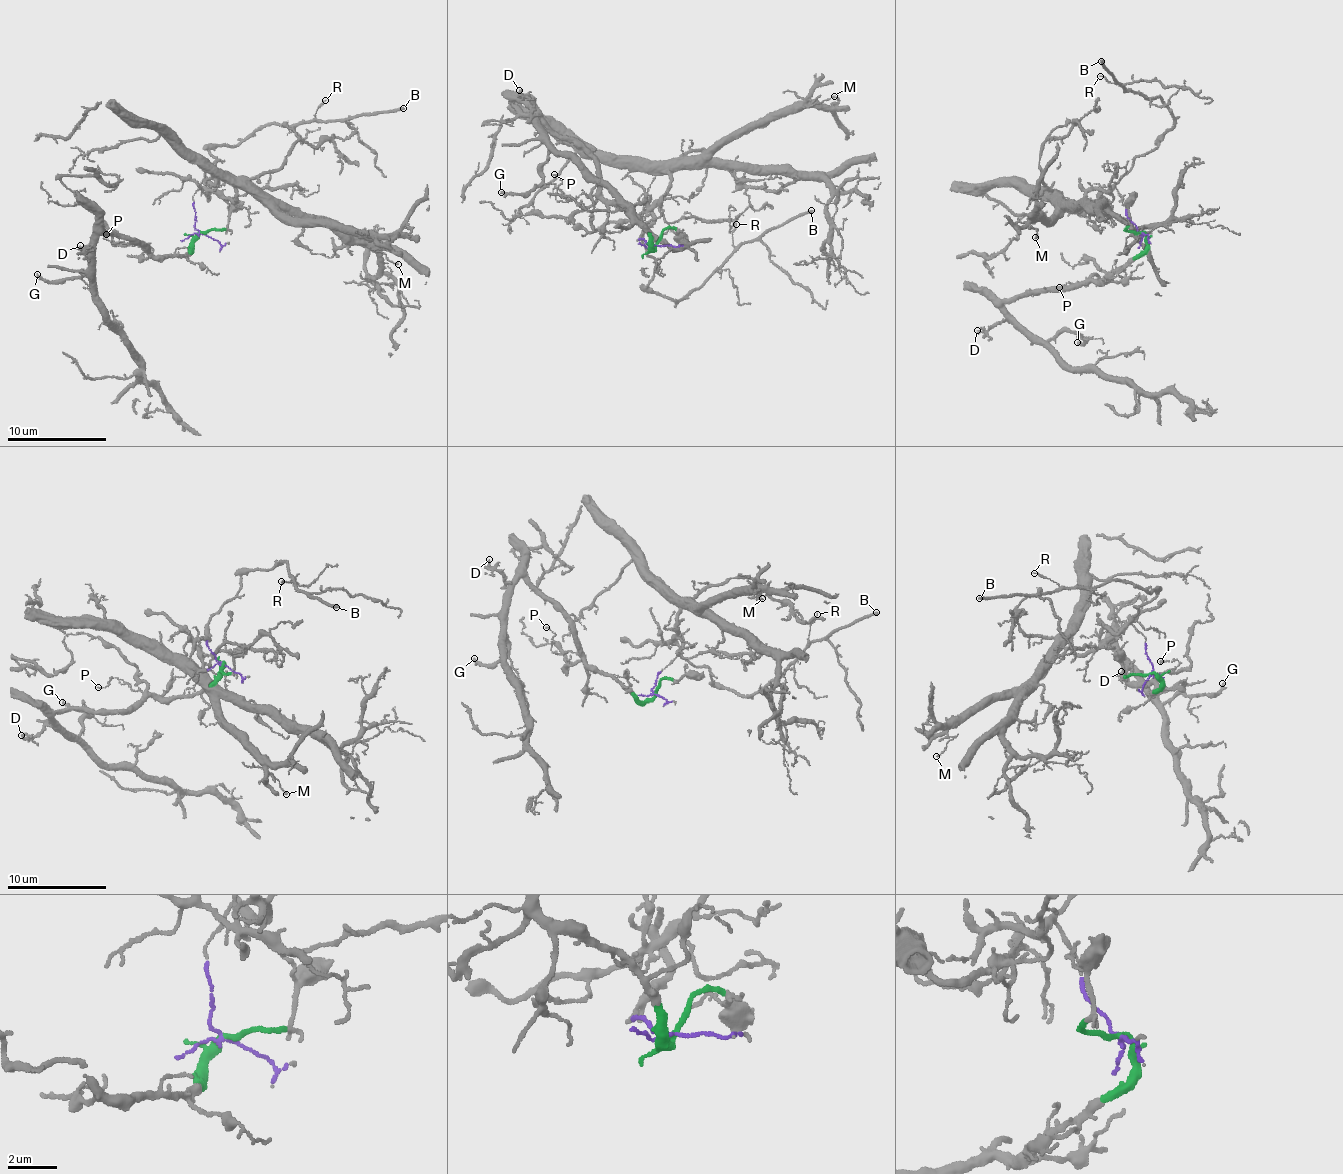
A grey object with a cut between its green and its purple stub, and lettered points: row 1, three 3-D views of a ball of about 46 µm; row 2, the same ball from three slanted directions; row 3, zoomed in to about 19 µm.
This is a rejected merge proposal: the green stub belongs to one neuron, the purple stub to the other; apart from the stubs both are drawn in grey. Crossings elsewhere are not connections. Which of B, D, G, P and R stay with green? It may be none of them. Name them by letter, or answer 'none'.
D, G, P

